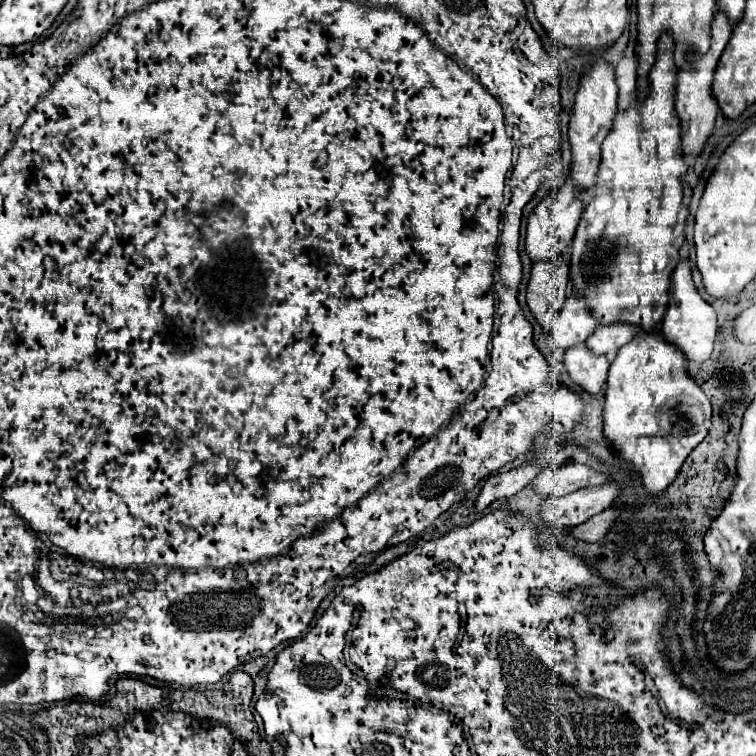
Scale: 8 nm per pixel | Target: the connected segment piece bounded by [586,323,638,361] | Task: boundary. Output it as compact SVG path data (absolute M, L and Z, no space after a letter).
M622 323L620 325L608 325L608 327L600 325L596 329L596 333L590 335L586 347L590 351L594 351L596 355L606 355L608 361L612 361L616 357L618 349L622 345L630 343L636 333L638 333L636 327L628 327L628 325L622 325Z

